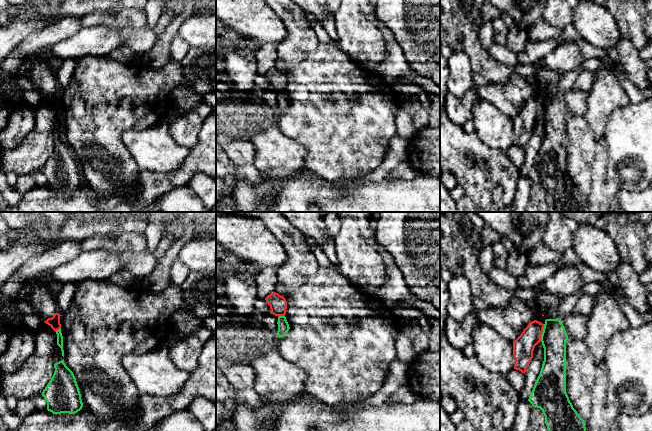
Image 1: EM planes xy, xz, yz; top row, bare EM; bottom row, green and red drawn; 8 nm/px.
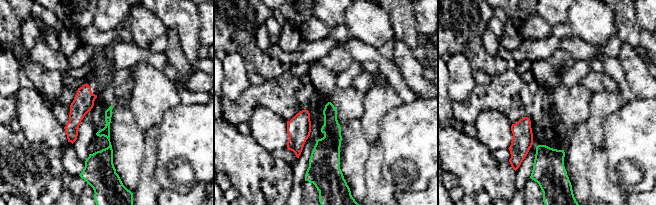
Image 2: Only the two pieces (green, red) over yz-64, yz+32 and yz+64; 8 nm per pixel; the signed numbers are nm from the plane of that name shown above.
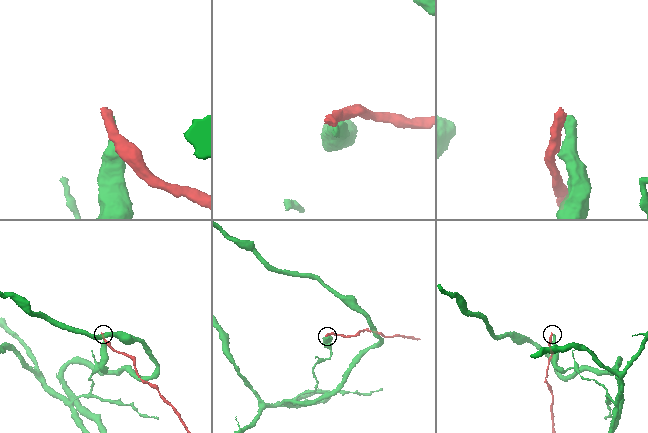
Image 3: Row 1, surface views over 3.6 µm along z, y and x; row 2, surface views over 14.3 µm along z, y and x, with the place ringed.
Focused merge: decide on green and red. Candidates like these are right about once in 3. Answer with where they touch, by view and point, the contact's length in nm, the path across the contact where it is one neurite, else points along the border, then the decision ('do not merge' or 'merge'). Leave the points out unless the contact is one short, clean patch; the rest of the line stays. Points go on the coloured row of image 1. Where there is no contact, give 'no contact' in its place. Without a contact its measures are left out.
meets green in yz at (542, 332); contact 140 nm long; border along yz (544, 324), (540, 340); do not merge

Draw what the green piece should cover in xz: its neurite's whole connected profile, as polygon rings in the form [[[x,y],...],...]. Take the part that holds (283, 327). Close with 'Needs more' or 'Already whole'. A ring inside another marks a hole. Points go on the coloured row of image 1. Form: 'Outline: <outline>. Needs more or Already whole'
Outline: [[[279,316],[277,324],[278,324],[277,336],[279,338],[284,337],[290,329],[289,324],[286,320],[286,317]]]. Already whole

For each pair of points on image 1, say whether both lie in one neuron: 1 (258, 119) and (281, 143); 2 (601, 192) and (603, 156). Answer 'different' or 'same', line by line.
1: different
2: same

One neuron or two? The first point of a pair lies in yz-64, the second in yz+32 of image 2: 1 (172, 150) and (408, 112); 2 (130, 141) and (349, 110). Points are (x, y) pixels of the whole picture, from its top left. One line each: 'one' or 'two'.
1: one
2: two

